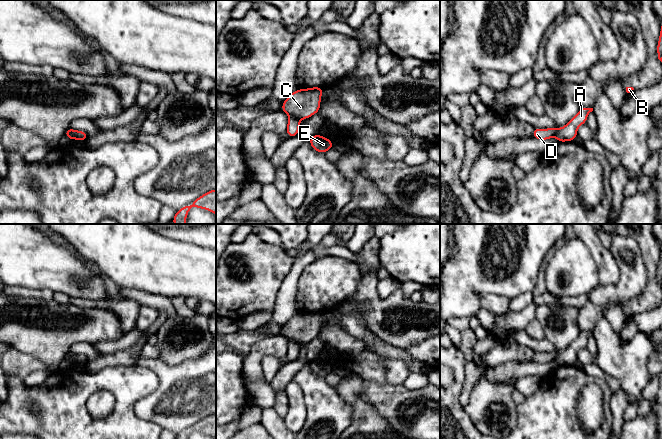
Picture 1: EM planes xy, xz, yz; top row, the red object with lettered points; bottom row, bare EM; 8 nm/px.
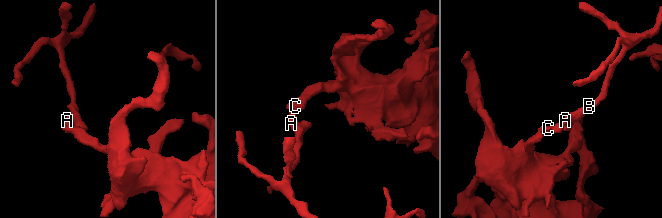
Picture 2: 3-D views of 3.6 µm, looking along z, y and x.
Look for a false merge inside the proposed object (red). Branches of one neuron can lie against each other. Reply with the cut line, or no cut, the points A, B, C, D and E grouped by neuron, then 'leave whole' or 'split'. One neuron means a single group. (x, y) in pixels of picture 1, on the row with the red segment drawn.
cut in xz along (289, 115), (300, 119); A B E / C D; split

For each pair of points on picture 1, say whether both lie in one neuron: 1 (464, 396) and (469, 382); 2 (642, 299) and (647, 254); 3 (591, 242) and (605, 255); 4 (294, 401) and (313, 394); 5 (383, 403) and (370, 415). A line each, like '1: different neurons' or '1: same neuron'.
1: same neuron
2: same neuron
3: same neuron
4: different neurons
5: different neurons

